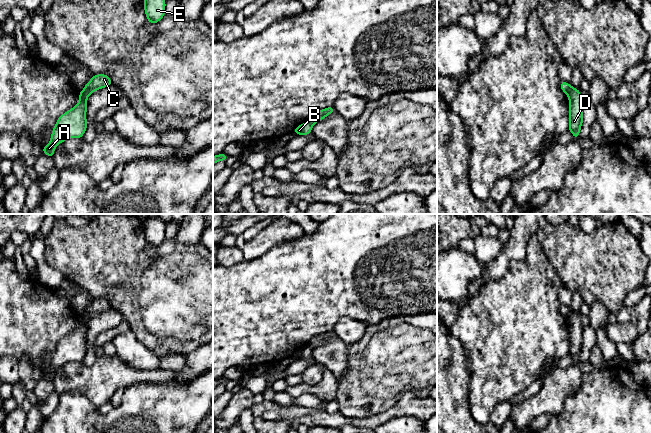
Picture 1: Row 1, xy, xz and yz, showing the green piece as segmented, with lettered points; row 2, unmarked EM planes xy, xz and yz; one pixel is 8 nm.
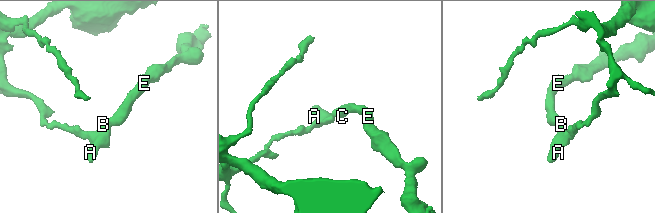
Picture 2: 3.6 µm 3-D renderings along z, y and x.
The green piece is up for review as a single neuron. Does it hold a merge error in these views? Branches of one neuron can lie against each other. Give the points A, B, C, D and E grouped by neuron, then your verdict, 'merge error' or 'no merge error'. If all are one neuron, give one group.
A B D / C E | merge error

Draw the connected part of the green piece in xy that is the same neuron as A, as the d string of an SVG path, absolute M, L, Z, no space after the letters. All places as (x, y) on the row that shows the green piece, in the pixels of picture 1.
M84 89L79 92L79 102L69 111L63 113L56 121L50 143L42 147L42 152L53 159L55 147L69 138L82 139L88 124L86 120L87 94Z

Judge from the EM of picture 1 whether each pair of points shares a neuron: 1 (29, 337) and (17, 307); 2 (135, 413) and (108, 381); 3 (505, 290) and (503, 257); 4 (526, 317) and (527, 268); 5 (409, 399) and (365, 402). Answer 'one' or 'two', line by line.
1: one
2: two
3: two
4: one
5: two

